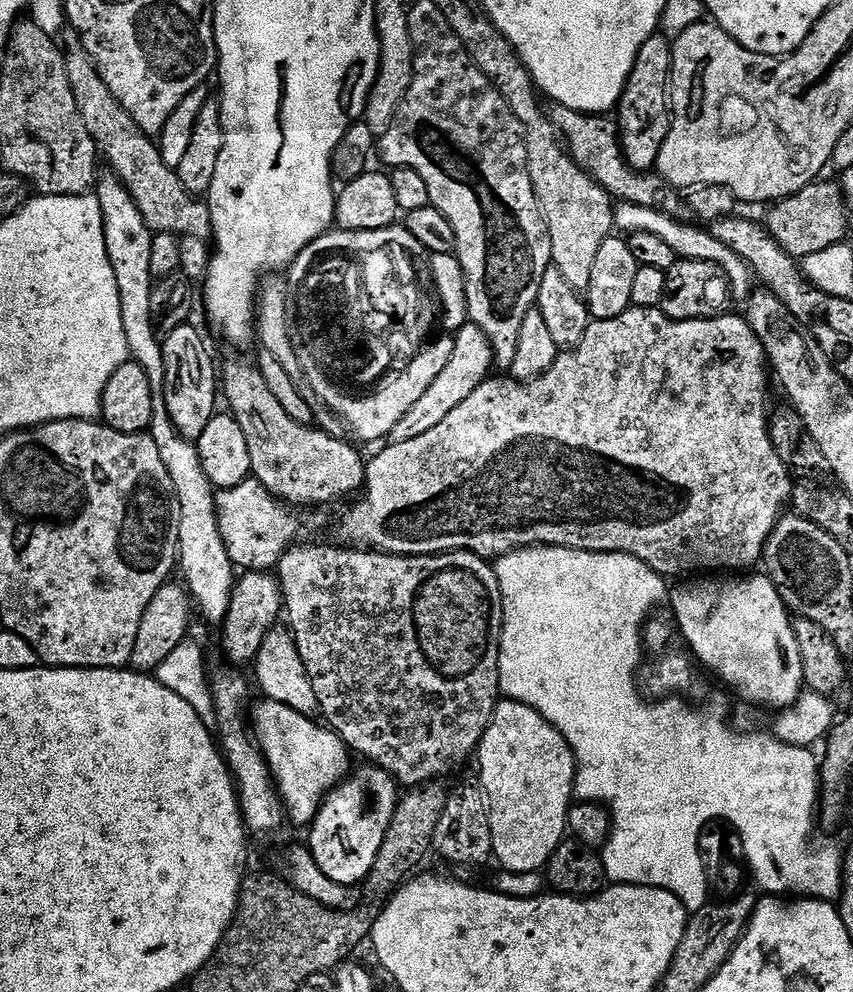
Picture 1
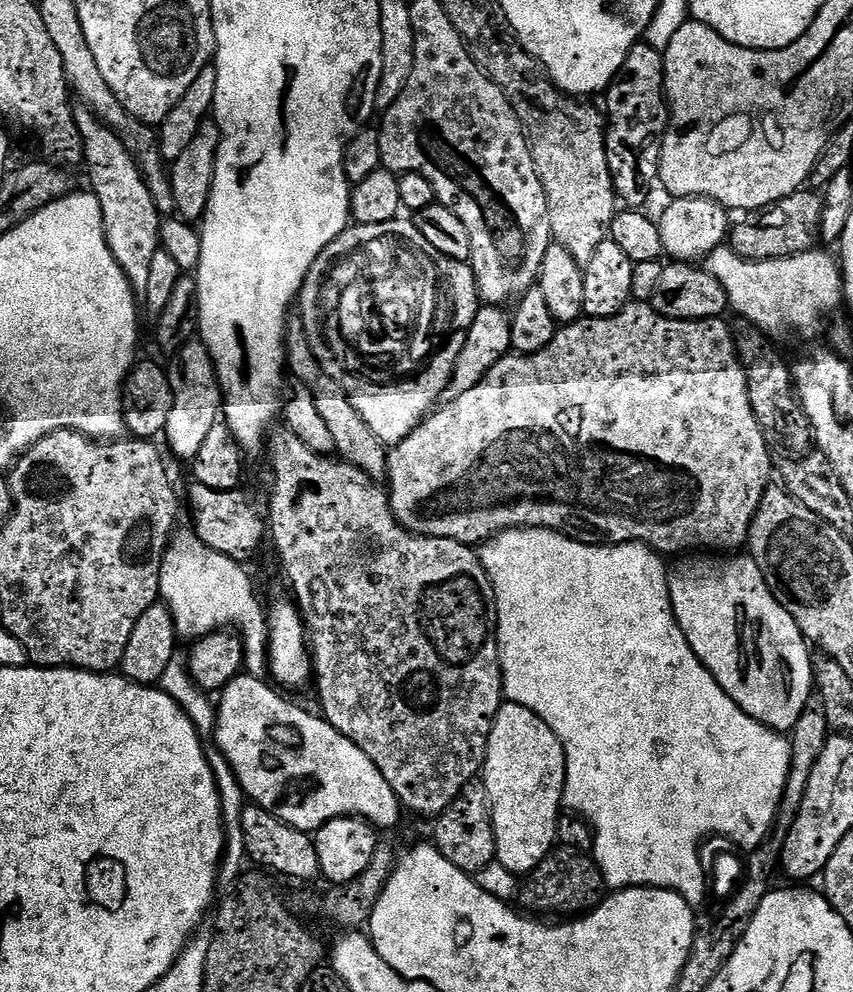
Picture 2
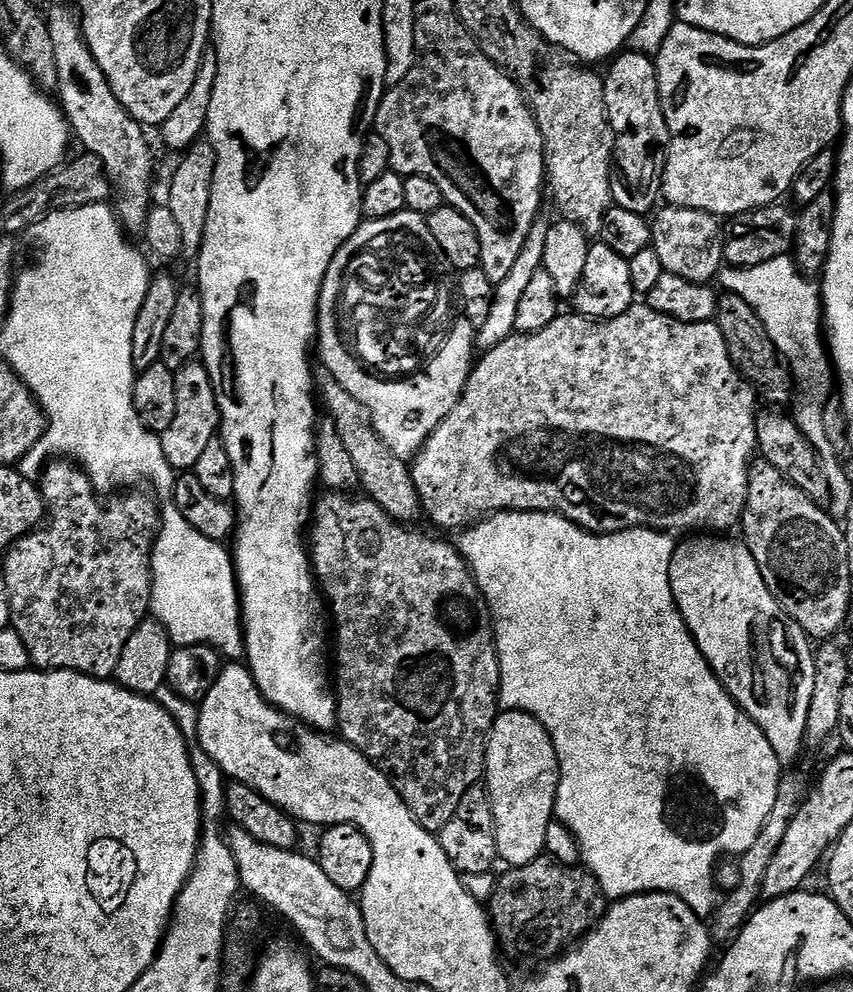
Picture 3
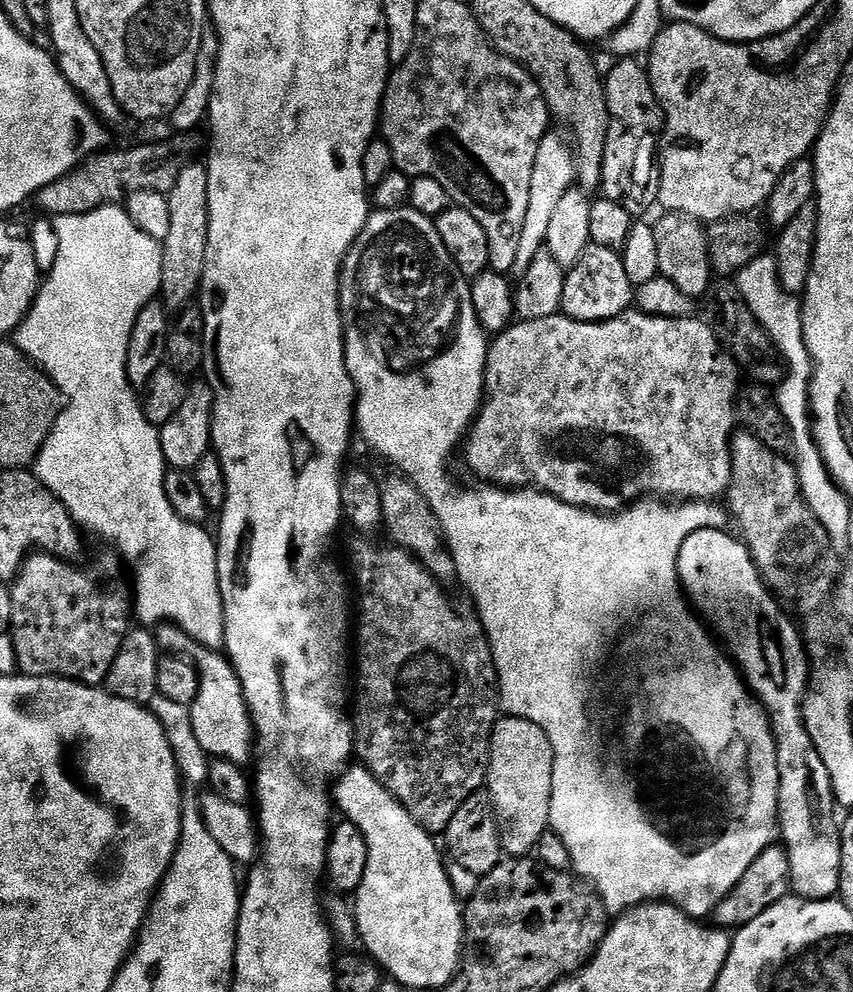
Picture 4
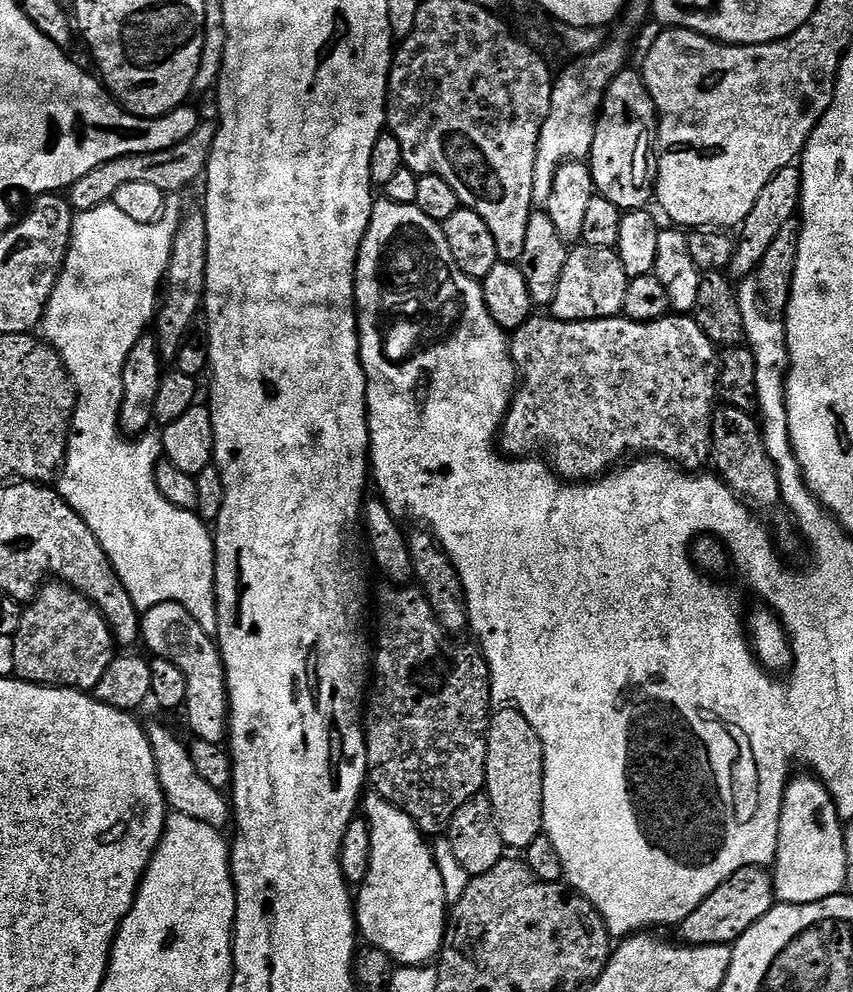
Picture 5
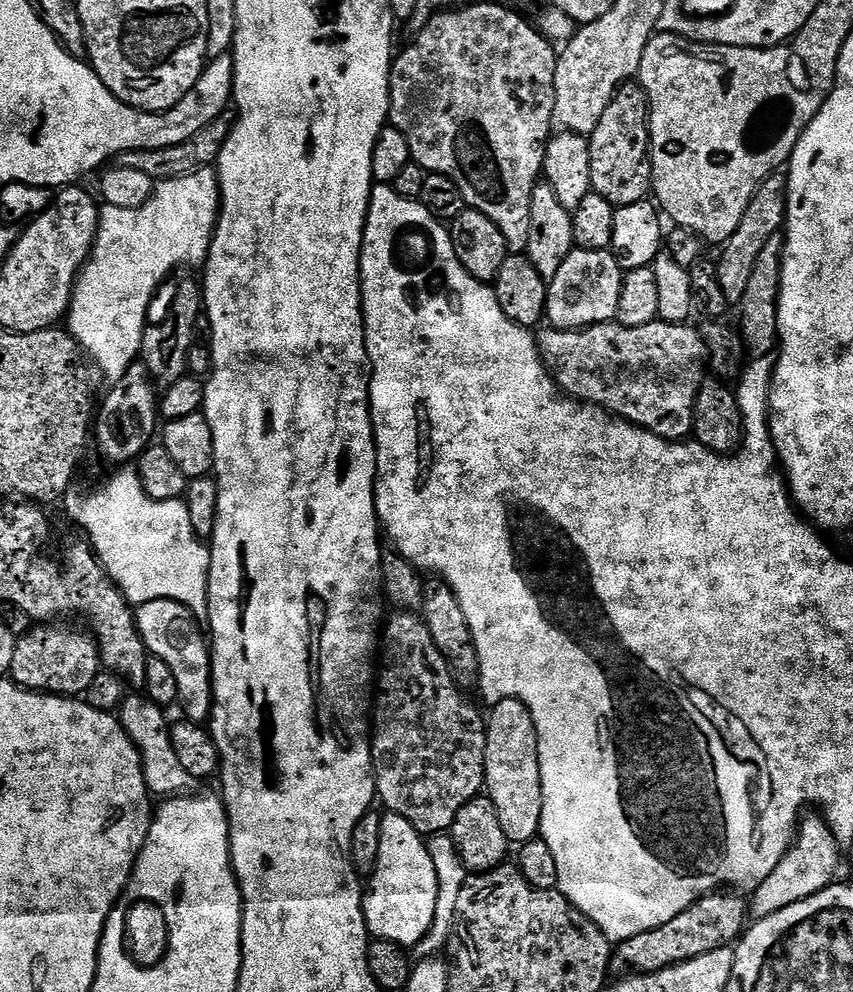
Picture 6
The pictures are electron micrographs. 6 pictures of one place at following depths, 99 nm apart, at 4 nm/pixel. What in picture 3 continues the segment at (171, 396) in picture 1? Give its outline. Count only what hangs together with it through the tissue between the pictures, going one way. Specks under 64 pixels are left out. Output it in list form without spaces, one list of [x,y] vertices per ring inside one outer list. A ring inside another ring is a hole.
[[[193,362],[182,366],[176,373],[178,386],[178,410],[174,410],[174,422],[159,433],[162,454],[174,470],[195,469],[199,456],[205,452],[207,444],[217,439],[220,430],[220,407],[216,401],[216,391],[208,368],[203,362]]]

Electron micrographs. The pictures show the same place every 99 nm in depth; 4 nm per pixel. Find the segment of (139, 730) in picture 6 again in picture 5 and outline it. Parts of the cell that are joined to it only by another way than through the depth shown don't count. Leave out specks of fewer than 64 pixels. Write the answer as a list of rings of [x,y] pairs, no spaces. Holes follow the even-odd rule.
[[[148,724],[146,731],[148,741],[154,750],[158,780],[164,791],[164,798],[168,801],[172,812],[181,812],[190,818],[198,818],[198,822],[206,822],[211,828],[227,829],[230,824],[230,800],[221,789],[210,786],[198,775],[194,762],[190,762],[188,744],[180,742],[174,733],[164,724]]]

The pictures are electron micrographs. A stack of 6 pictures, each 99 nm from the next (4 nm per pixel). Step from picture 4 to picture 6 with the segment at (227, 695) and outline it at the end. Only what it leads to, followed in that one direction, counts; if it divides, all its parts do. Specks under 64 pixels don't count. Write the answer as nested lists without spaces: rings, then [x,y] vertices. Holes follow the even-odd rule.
[[[172,600],[150,601],[135,609],[136,625],[149,653],[170,666],[178,682],[183,715],[195,724],[204,724],[212,711],[212,654],[205,629],[186,605]]]

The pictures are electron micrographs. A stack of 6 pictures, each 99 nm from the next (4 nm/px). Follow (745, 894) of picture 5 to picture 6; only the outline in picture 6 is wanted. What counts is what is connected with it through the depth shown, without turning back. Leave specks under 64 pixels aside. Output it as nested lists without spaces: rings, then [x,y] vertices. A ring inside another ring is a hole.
[[[716,890],[705,894],[692,904],[678,918],[670,918],[666,926],[658,926],[646,934],[638,934],[629,940],[619,941],[615,945],[611,971],[616,974],[643,974],[660,972],[664,968],[673,968],[676,964],[685,964],[707,952],[735,945],[745,931],[744,919],[749,919],[750,904],[740,896],[727,896],[727,891]]]

